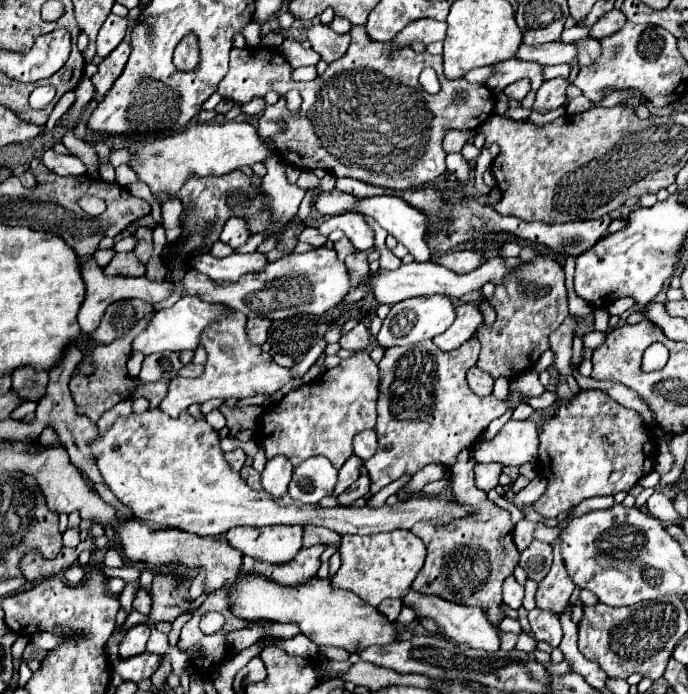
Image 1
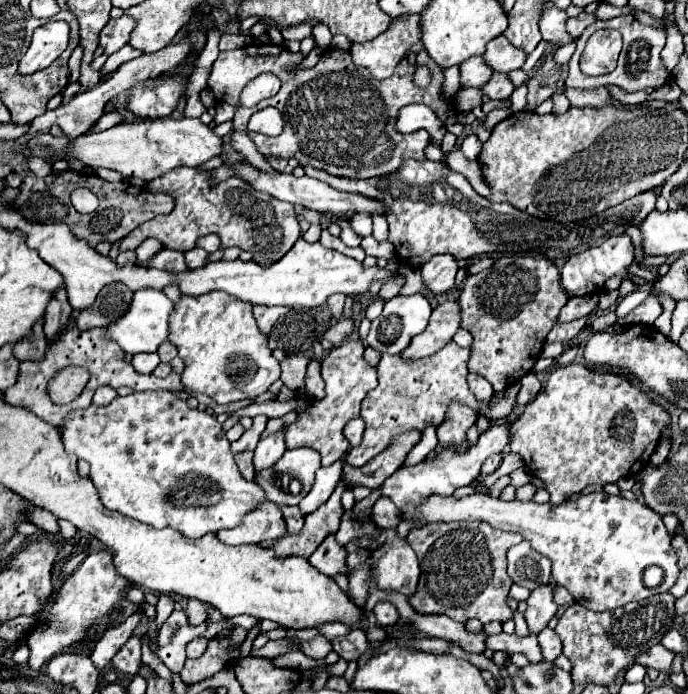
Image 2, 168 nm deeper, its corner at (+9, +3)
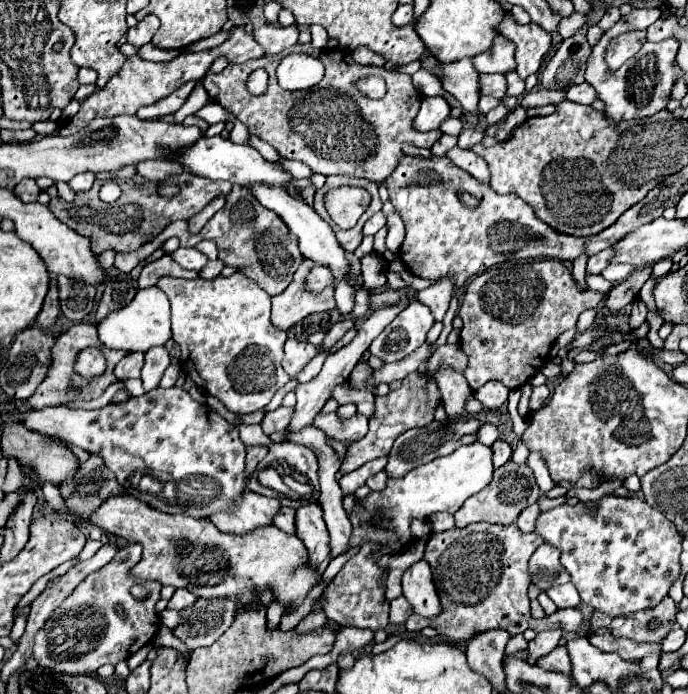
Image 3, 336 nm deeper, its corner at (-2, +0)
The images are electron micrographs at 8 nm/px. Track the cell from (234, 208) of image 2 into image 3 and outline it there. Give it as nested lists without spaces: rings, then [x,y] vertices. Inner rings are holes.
[[[233,185],[231,195],[227,195],[227,203],[221,211],[217,211],[199,233],[189,231],[189,221],[175,221],[169,223],[155,239],[139,247],[131,253],[117,253],[115,267],[123,273],[129,273],[135,269],[141,261],[145,261],[155,249],[161,247],[161,243],[169,237],[177,237],[181,241],[181,247],[195,247],[203,239],[213,239],[219,247],[219,259],[229,267],[241,267],[249,279],[253,279],[261,289],[265,289],[269,295],[281,293],[293,279],[293,273],[303,261],[303,255],[299,251],[299,239],[289,231],[289,227],[283,223],[283,219],[275,213],[265,209],[253,193],[247,187]]]

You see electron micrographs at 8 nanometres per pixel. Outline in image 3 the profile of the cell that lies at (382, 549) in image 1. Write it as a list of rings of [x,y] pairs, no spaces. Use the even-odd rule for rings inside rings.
[[[425,559],[413,563],[403,573],[401,585],[403,585],[403,595],[411,603],[415,613],[419,613],[423,617],[431,617],[441,611],[439,597],[437,597],[435,585],[433,585],[433,575],[431,575],[429,563]]]

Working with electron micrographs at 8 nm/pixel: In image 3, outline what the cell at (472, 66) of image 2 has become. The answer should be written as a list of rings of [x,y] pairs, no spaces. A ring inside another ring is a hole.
[[[461,59],[459,63],[443,65],[443,87],[451,93],[465,111],[477,113],[475,103],[481,97],[481,81],[479,71],[475,69],[471,59]]]

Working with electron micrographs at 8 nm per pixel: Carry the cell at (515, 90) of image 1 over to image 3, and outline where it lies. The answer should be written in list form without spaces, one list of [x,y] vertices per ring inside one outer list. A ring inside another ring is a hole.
[[[501,73],[483,75],[483,95],[493,95],[501,99],[507,93],[507,79]]]

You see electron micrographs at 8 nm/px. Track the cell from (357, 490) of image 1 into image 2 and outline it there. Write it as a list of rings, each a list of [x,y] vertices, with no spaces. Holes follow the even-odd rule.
[[[406,432],[404,436],[392,440],[392,444],[384,452],[380,452],[380,456],[374,456],[372,462],[360,468],[352,468],[350,464],[344,462],[344,478],[348,480],[350,486],[364,484],[376,490],[388,476],[392,476],[404,464],[408,452],[414,448],[414,444],[420,442],[420,438],[422,432]]]

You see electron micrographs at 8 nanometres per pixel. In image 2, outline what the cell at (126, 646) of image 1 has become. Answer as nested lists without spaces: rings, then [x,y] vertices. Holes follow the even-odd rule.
[[[132,636],[118,652],[116,652],[116,656],[112,658],[112,664],[114,664],[114,668],[118,670],[118,672],[124,672],[124,674],[132,674],[132,676],[136,676],[138,674],[138,670],[140,670],[140,638],[136,638],[136,636]]]

